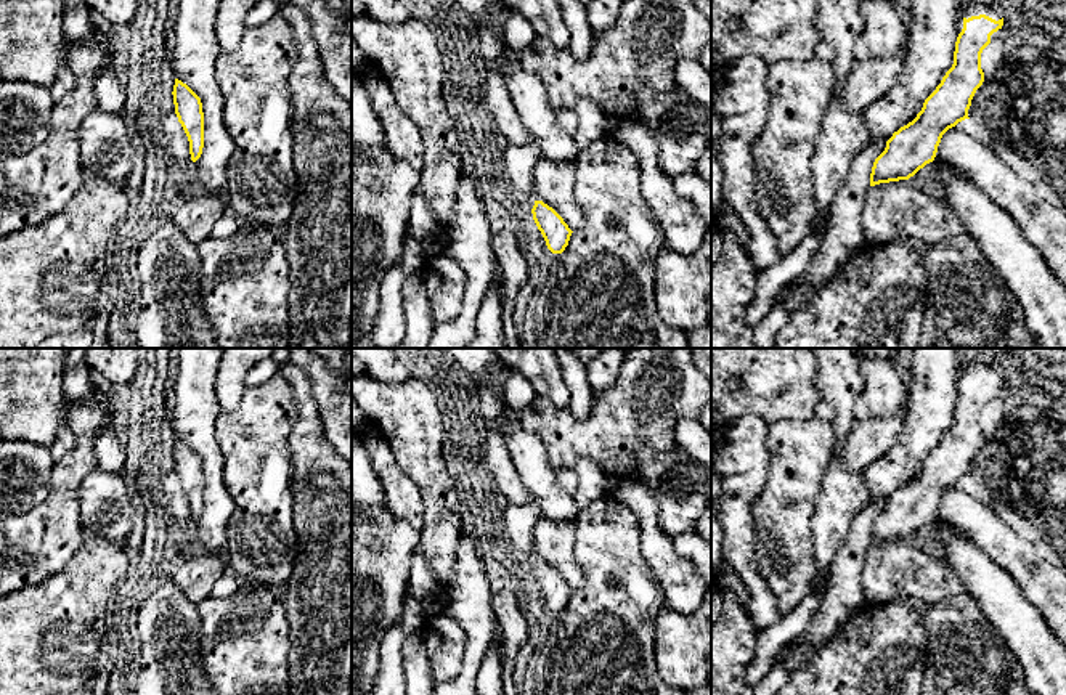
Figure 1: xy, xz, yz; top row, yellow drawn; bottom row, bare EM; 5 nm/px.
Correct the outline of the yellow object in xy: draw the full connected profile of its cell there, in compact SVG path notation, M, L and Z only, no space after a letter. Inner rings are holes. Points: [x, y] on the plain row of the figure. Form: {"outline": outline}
{"outline": "M175 438L172 454L175 473L189 501L191 520L196 522L204 507L204 472L201 457L178 438Z"}

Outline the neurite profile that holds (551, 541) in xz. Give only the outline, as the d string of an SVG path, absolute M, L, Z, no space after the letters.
M541 518L536 523L533 534L533 559L543 560L552 567L572 591L576 591L584 584L581 568L572 560L572 538L575 530L576 522L559 525L547 518Z

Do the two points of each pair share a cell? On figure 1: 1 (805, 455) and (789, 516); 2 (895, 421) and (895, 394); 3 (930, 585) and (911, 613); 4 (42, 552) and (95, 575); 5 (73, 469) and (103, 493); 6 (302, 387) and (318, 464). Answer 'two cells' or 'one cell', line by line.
1: one cell
2: two cells
3: two cells
4: two cells
5: two cells
6: one cell

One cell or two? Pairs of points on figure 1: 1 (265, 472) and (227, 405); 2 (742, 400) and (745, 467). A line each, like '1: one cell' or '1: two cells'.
1: two cells
2: two cells

